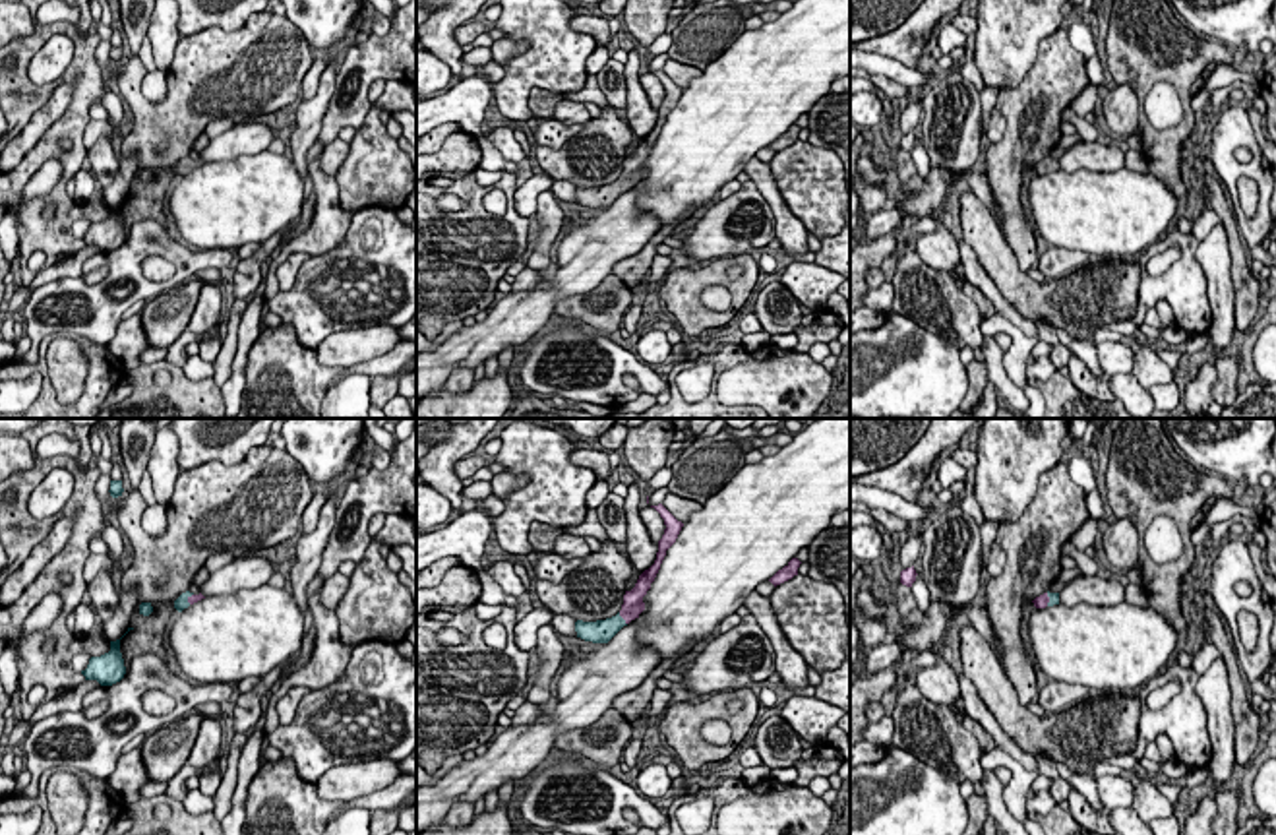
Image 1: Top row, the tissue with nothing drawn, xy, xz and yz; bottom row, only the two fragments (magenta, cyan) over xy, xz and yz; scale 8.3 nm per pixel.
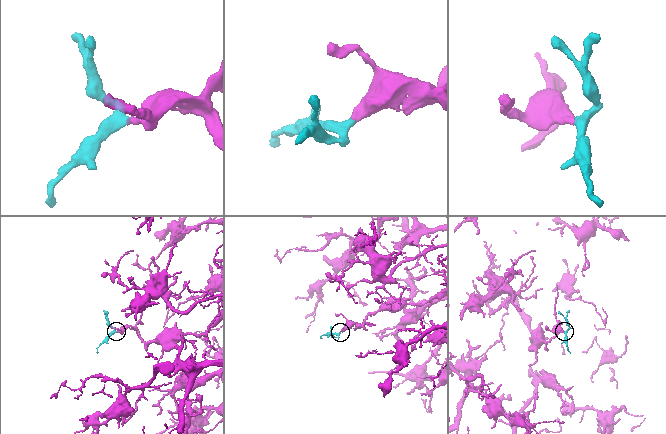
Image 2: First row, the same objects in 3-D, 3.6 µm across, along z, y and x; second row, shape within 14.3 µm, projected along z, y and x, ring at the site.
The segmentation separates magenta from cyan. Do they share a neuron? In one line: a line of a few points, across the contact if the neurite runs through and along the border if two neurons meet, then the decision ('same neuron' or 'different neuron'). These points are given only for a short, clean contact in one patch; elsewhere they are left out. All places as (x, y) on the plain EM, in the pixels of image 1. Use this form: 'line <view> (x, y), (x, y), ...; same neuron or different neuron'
line xz (634, 171), (622, 183), (603, 196); same neuron

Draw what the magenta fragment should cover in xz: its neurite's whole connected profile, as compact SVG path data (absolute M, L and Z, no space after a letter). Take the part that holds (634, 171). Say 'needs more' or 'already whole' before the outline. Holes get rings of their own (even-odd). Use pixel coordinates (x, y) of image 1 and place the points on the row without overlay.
needs more; M662 70L651 74L654 74L660 79L666 91L664 101L658 107L654 130L639 141L631 157L625 157L622 176L616 182L596 188L577 186L575 188L577 203L592 209L608 209L623 192L639 184L639 180L645 176L643 163L651 155L651 149L654 147L660 136L666 116L676 108L684 93L684 89L678 87Z

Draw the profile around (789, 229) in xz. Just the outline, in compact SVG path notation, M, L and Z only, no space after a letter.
M751 157L744 165L744 172L757 186L775 215L775 238L780 242L780 250L784 254L805 254L807 231L782 200L769 163Z

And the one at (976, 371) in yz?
M974 358L972 362L966 364L966 374L968 374L968 391L958 411L972 413L974 407L980 403L987 384L987 362Z

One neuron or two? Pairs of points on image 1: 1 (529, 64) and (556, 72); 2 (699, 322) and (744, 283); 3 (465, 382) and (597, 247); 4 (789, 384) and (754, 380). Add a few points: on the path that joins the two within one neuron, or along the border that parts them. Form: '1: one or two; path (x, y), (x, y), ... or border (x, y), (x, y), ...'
1: one; path (535, 66), (550, 66)
2: one; path (694, 303), (694, 291), (705, 279), (725, 281)
3: two; border (473, 367), (457, 367), (444, 388)
4: one; path (781, 380), (761, 380)

